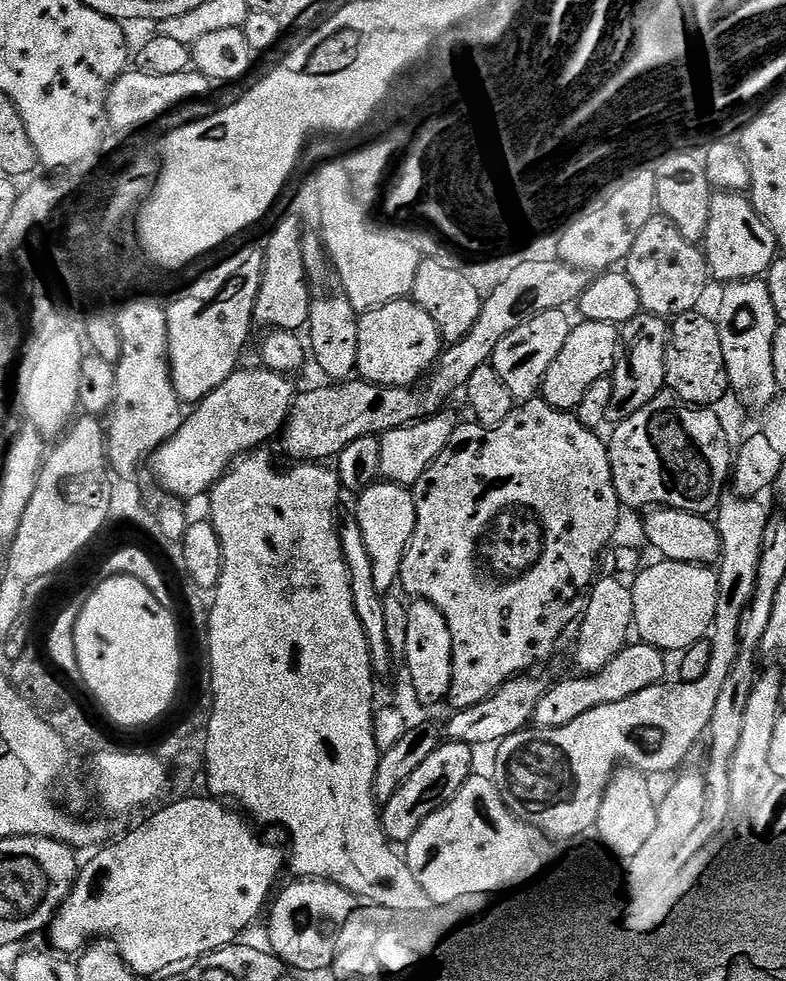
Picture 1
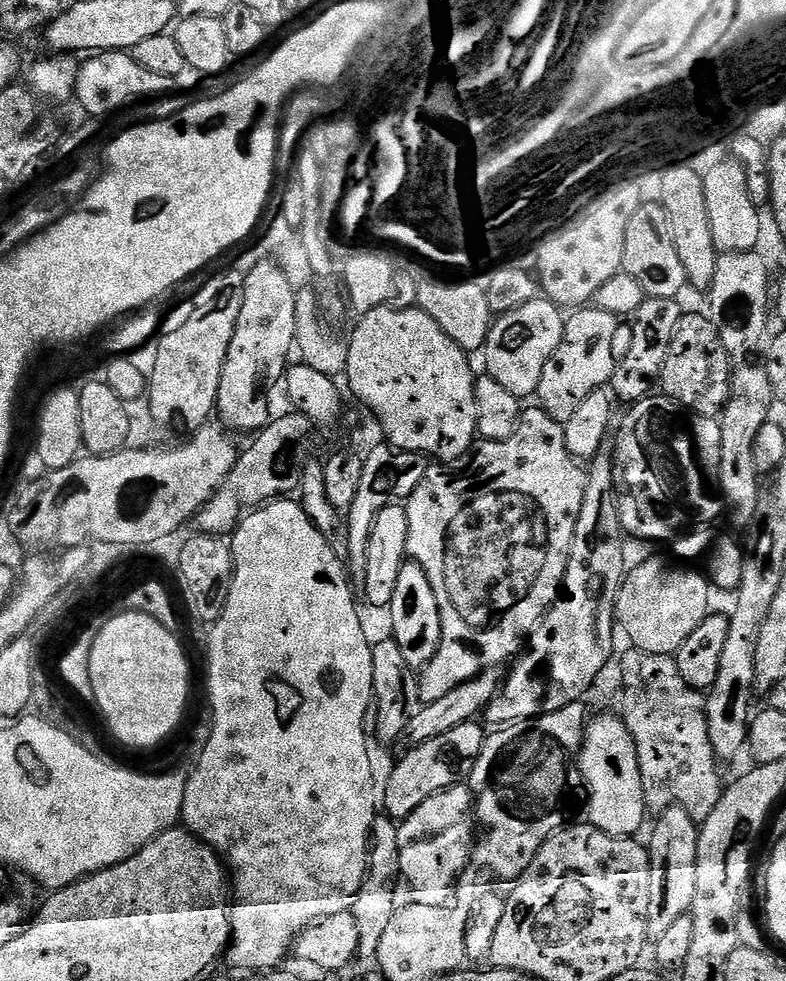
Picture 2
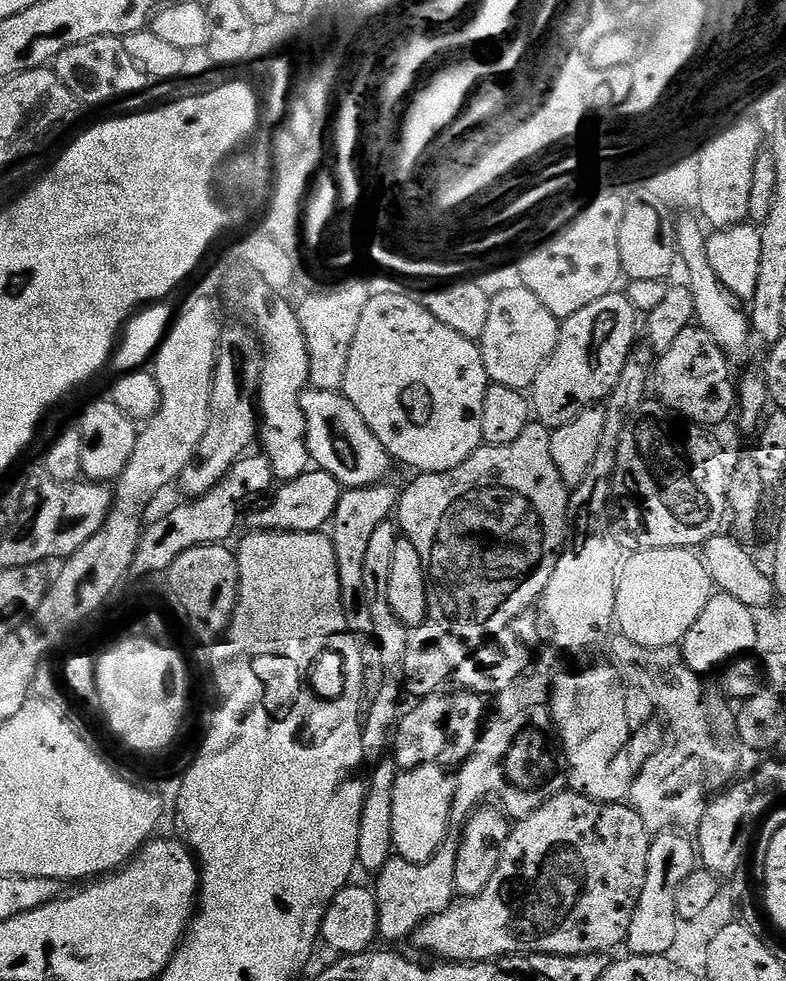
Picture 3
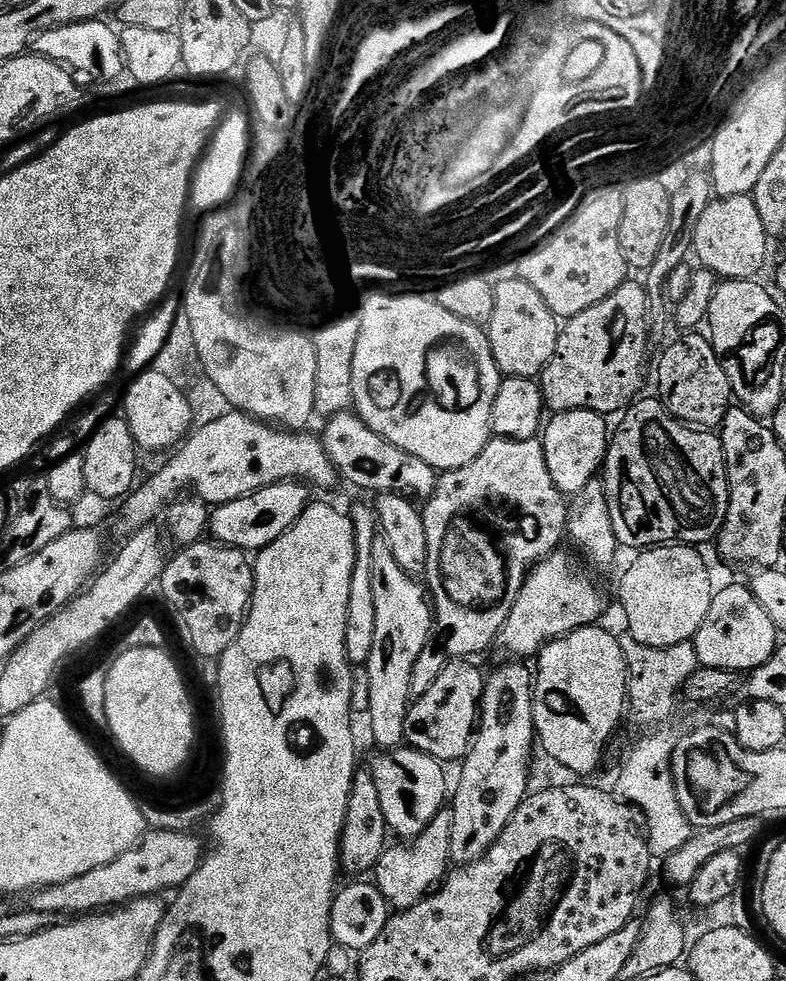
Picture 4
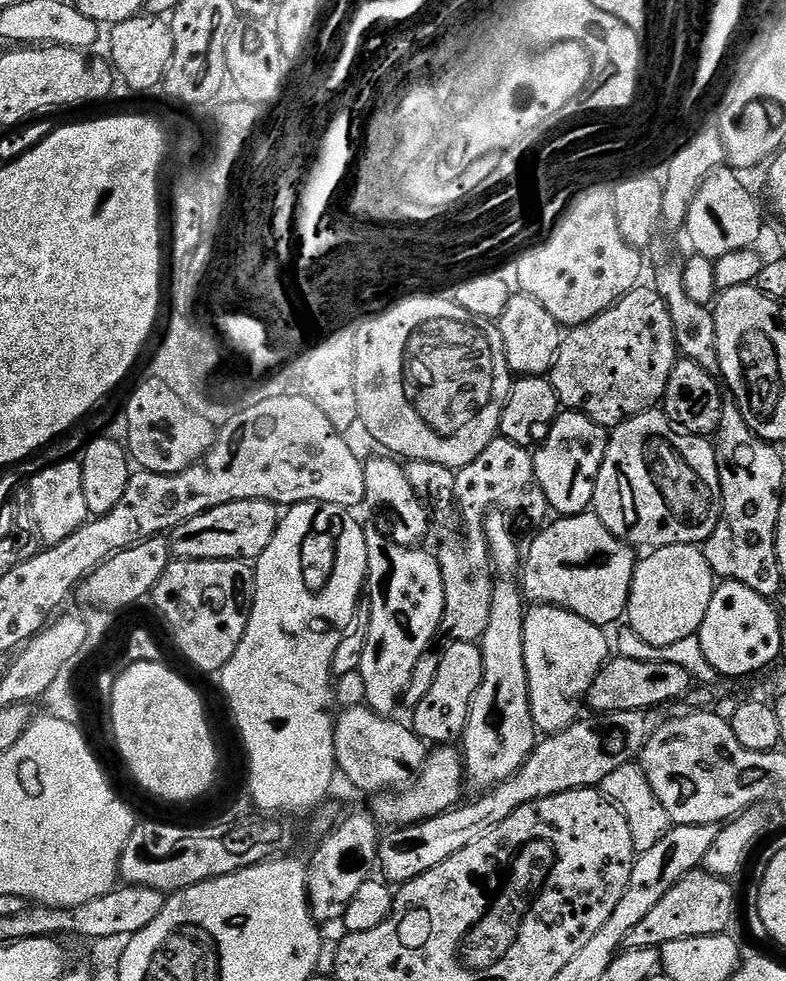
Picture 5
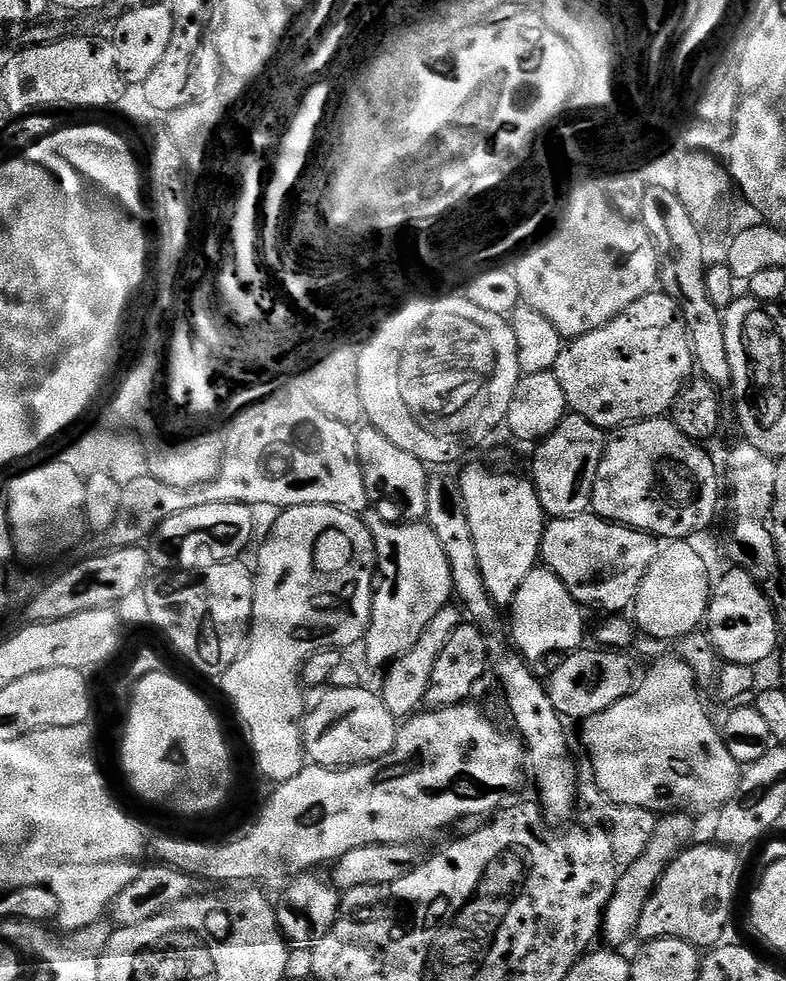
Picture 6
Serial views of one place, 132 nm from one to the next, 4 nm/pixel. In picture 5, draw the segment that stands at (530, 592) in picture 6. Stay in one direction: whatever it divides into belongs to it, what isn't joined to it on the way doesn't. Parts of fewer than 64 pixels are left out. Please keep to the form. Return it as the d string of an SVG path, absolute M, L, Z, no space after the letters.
M536 604L524 613L524 653L526 654L526 674L528 675L528 697L532 707L532 721L536 723L536 731L540 734L561 732L563 728L581 719L580 704L585 703L594 678L610 659L610 636L601 625L586 622L569 608L559 604Z

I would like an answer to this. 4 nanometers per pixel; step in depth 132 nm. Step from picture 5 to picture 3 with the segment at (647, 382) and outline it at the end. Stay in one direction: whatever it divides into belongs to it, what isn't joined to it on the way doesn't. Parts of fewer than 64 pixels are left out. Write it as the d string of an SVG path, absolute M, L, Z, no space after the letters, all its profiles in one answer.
M619 291L612 292L608 296L598 298L598 302L590 302L590 306L582 306L582 310L578 310L578 314L563 317L560 326L560 337L558 338L558 346L554 346L554 354L550 354L550 358L546 362L546 366L542 366L542 370L538 370L538 378L534 378L530 389L530 403L535 416L539 423L545 428L551 430L557 428L560 424L564 424L570 418L574 418L582 409L595 405L597 402L607 401L608 395L614 390L614 382L618 382L618 374L622 374L622 366L628 364L628 357L632 354L632 349L637 343L636 332L638 336L638 324L636 328L636 319L638 313L635 306L629 302L627 295L621 294Z

